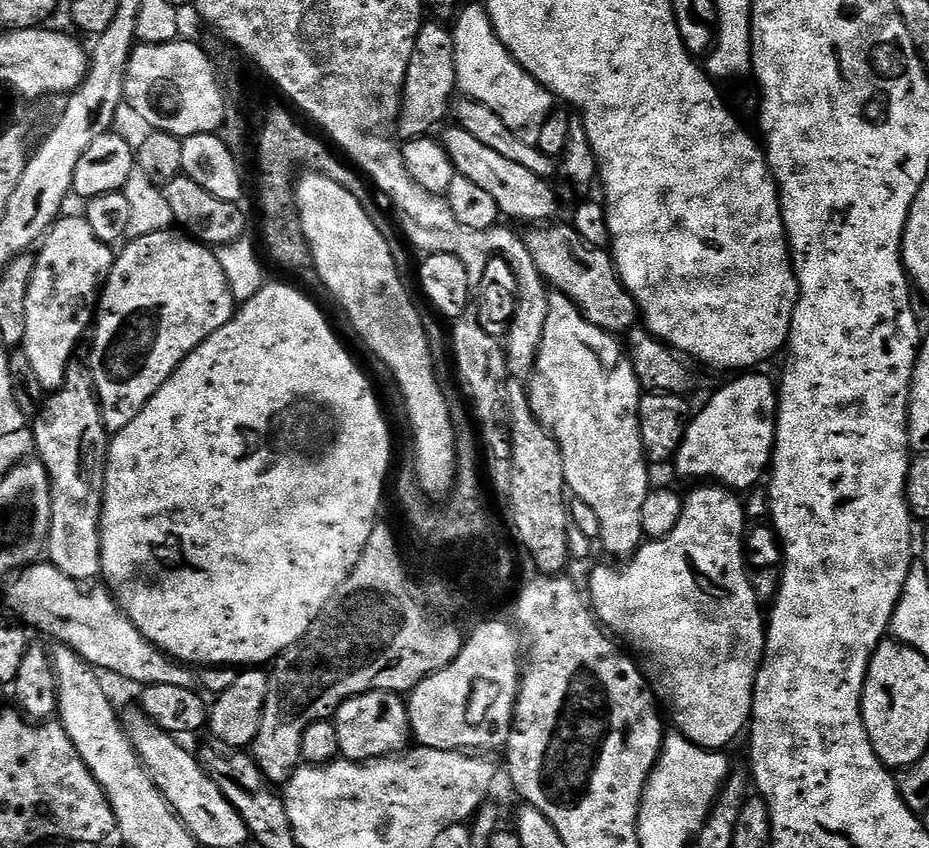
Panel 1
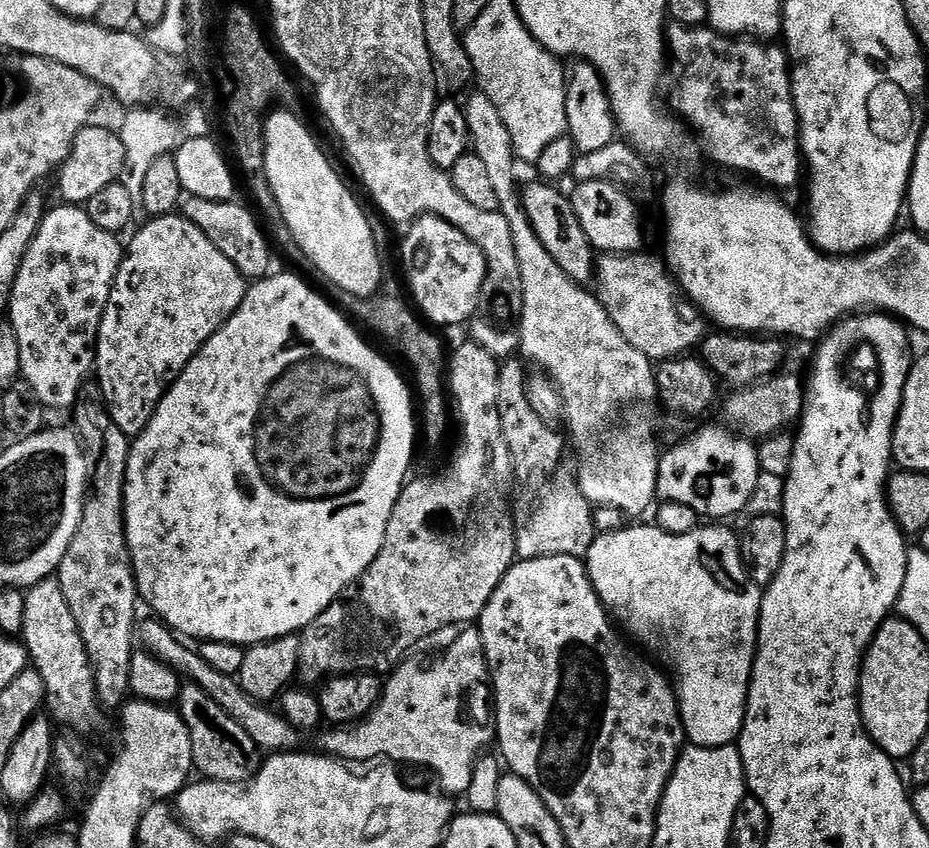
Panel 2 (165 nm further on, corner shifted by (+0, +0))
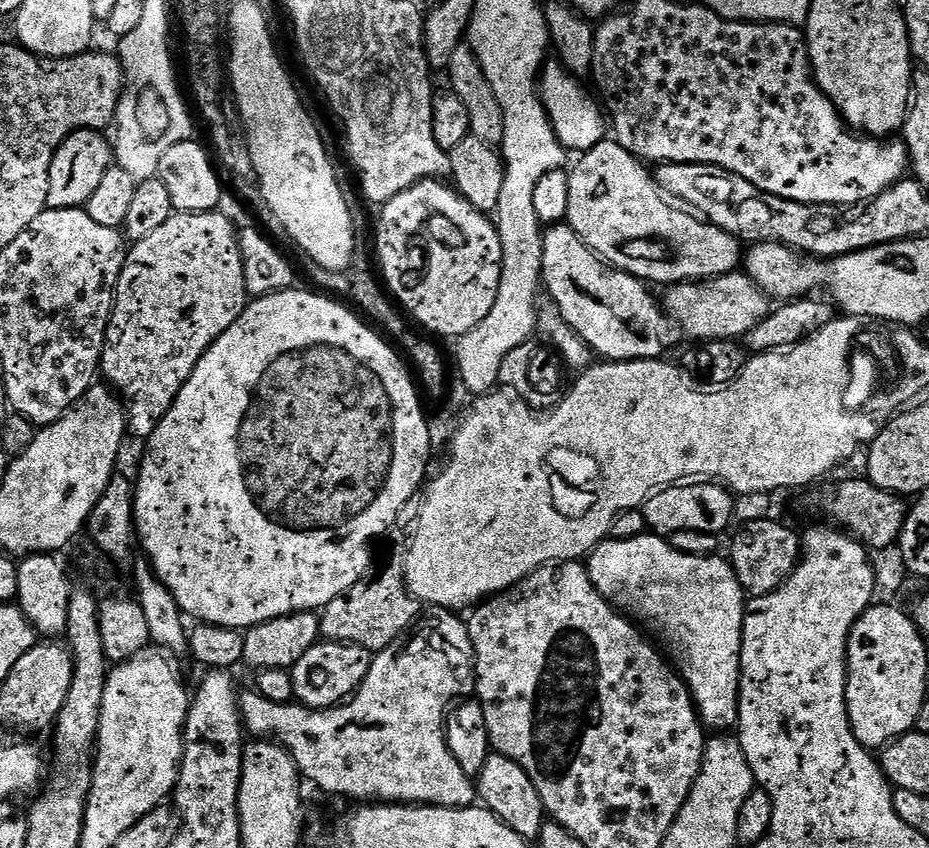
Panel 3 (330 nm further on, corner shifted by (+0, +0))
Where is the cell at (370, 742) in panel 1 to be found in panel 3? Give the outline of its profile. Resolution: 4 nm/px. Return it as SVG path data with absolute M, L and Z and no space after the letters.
M317 642L313 648L306 650L306 654L302 654L302 658L298 658L298 662L290 670L294 678L295 699L305 708L335 708L337 704L343 704L360 689L360 683L366 678L372 665L373 655L373 652L357 644Z

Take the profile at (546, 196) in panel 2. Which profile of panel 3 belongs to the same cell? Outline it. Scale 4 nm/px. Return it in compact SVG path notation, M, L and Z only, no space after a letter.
M567 222L553 224L544 232L542 246L542 277L543 287L550 295L551 303L562 314L562 318L592 349L597 357L608 362L621 360L658 360L665 355L664 351L672 344L673 321L668 319L661 301L652 297L653 289L637 276L631 276L620 268L613 268L611 264L597 256L596 251L572 229Z

